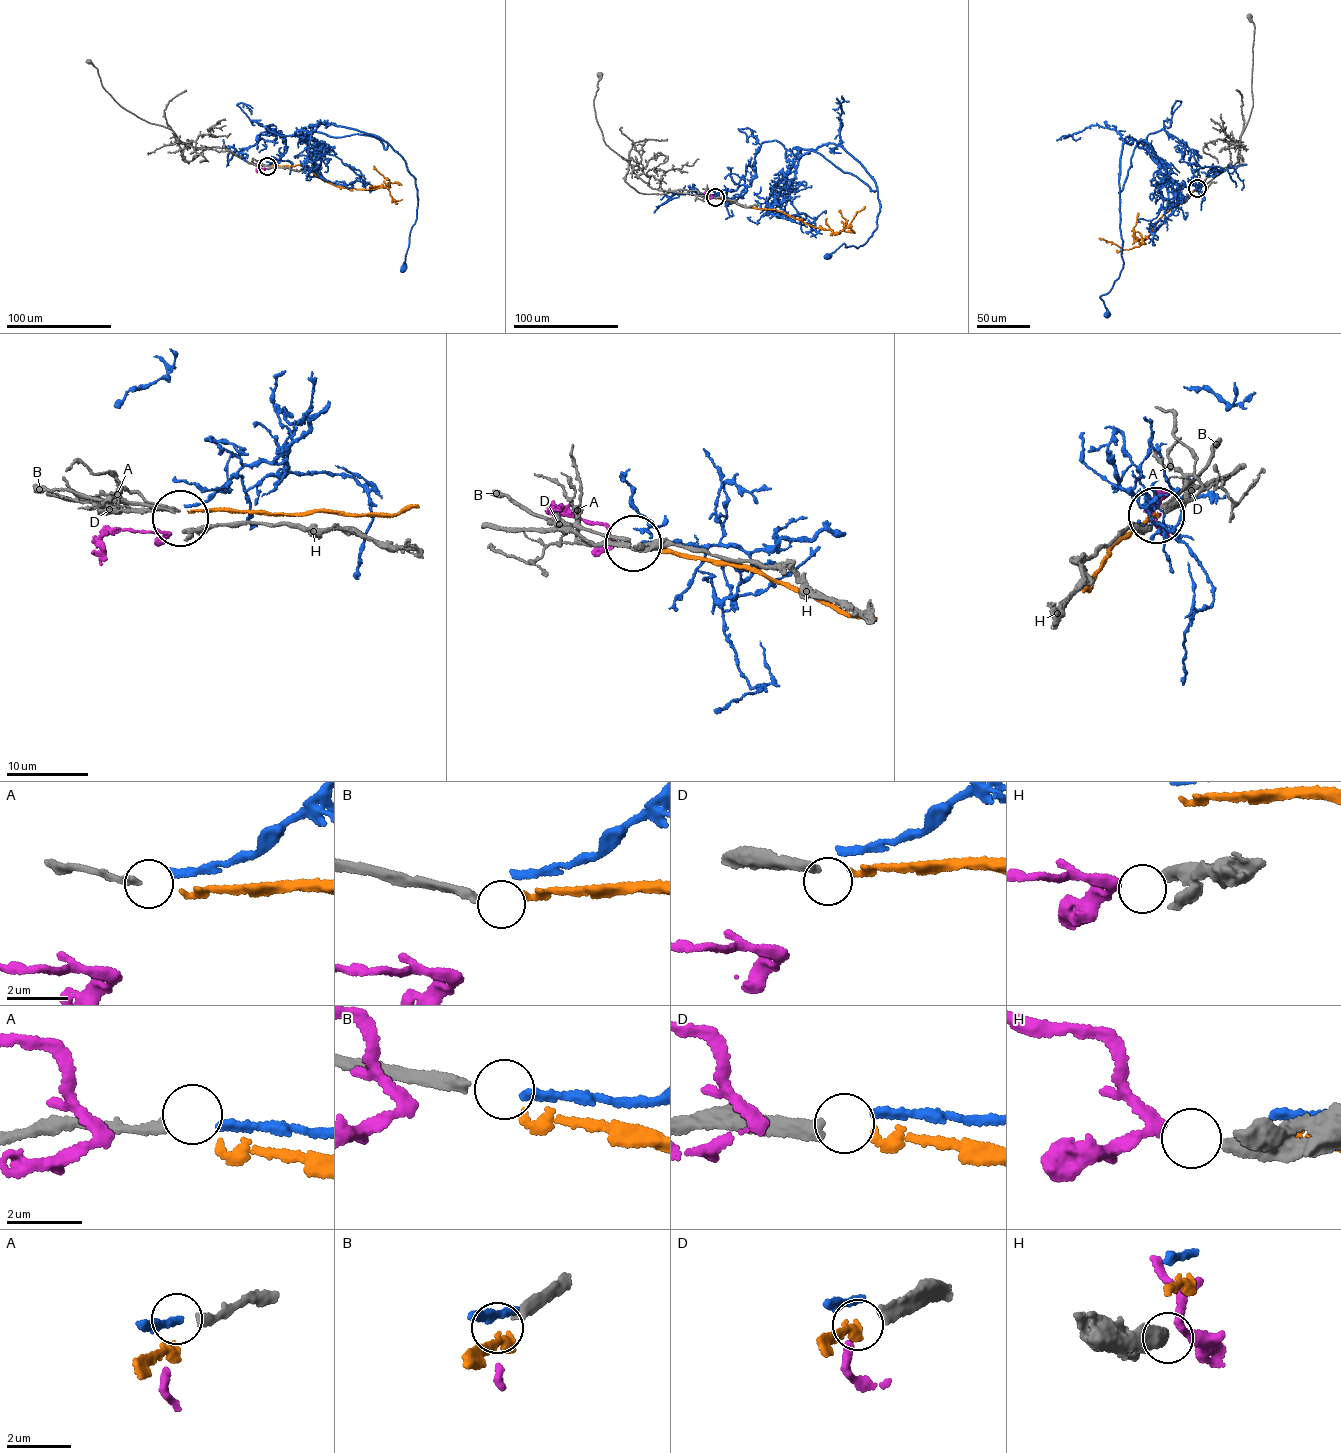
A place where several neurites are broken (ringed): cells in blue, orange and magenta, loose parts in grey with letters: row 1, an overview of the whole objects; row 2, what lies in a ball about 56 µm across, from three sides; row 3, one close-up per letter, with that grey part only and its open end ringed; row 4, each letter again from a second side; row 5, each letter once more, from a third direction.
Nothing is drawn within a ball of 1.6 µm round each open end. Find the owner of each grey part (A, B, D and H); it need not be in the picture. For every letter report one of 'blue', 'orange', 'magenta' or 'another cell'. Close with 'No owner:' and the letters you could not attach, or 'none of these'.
A: blue
B: another cell
D: orange
H: magenta
No owner: B

